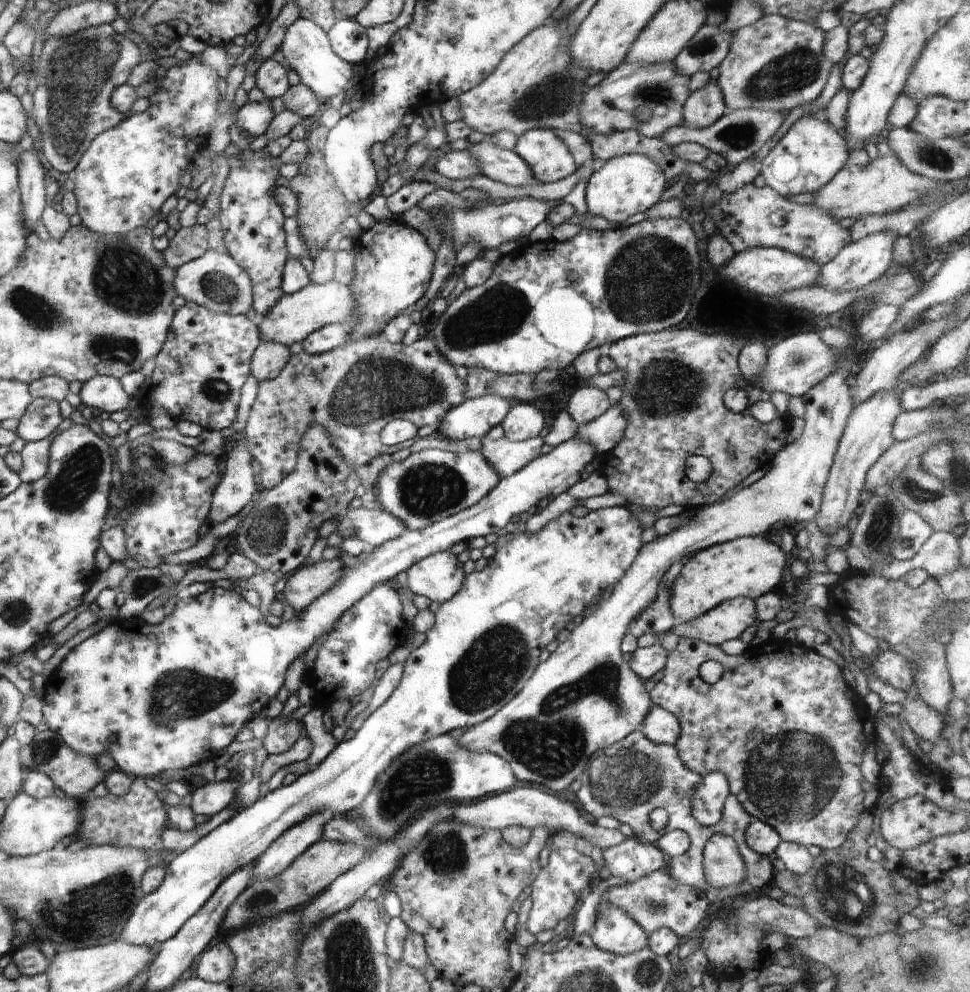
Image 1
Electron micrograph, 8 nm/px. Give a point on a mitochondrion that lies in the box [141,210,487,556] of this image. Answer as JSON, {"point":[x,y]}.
{"point":[376,385]}

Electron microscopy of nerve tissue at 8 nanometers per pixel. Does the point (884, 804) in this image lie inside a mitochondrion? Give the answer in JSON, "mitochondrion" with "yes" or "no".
{"mitochondrion":"no"}

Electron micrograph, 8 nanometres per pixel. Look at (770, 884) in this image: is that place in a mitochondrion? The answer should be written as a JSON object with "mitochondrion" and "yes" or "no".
{"mitochondrion":"no"}

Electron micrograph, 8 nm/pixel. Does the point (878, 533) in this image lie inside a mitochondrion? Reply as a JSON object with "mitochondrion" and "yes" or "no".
{"mitochondrion":"yes"}

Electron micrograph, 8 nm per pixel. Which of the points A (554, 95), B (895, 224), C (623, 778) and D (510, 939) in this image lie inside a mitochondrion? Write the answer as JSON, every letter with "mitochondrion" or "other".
{"A":"mitochondrion","B":"other","C":"mitochondrion","D":"other"}

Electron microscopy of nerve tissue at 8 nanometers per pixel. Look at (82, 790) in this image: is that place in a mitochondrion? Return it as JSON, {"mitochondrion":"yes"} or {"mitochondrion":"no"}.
{"mitochondrion":"no"}

